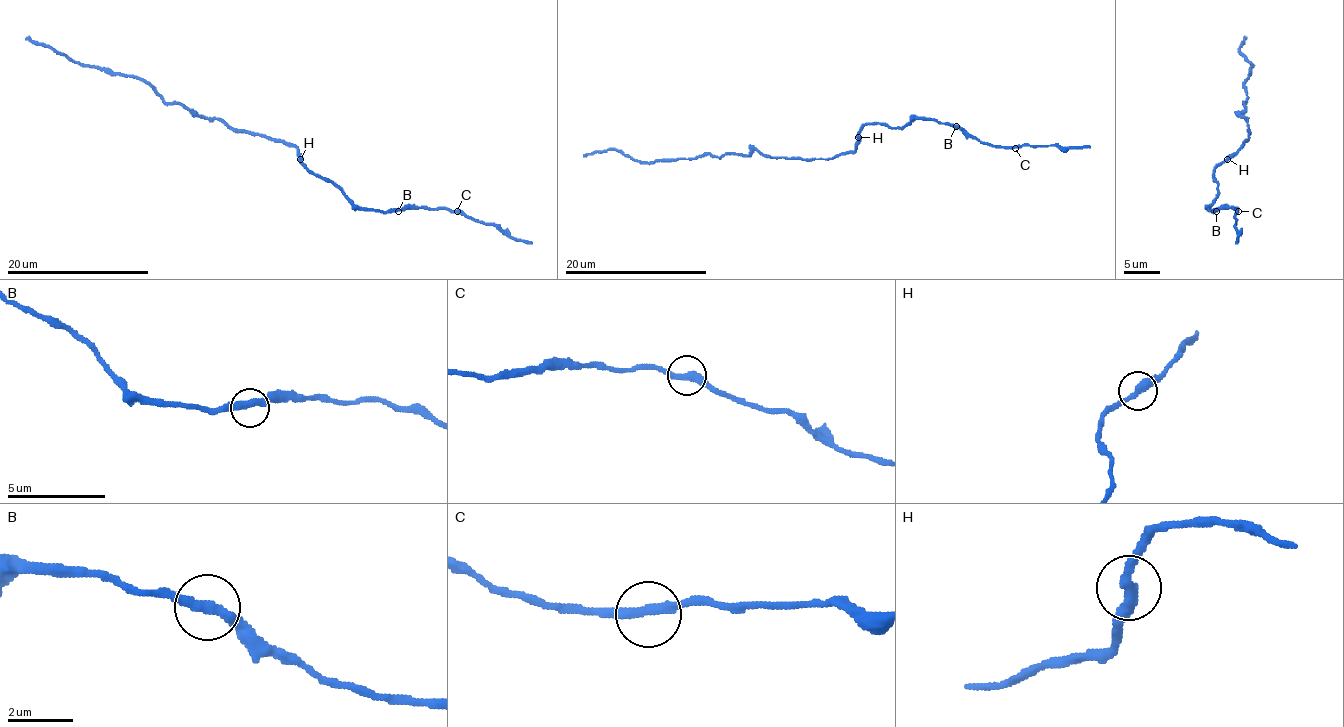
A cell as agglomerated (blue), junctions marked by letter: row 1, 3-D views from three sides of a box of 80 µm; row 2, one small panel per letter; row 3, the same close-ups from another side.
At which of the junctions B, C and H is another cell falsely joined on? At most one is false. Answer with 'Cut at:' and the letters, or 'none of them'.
Cut at: none of them

